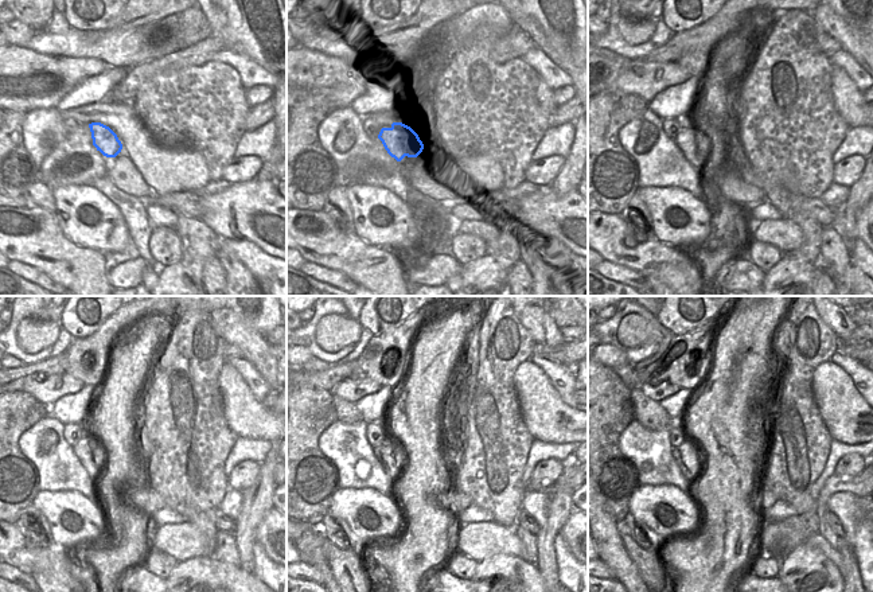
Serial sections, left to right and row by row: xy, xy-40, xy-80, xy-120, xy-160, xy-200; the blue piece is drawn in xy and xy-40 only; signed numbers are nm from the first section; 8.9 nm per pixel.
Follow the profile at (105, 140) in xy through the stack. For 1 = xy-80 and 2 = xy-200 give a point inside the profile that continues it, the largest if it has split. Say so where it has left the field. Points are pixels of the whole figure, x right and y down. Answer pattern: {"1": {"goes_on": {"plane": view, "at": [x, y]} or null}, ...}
{"1": {"goes_on": {"plane": "xy-80", "at": [696, 145]}}, "2": {"goes_on": {"plane": "xy-200", "at": [686, 455]}}}

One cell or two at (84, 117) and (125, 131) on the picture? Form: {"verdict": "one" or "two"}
{"verdict": "one"}

